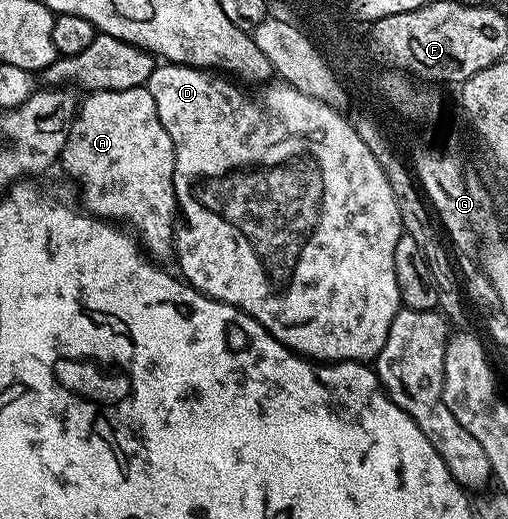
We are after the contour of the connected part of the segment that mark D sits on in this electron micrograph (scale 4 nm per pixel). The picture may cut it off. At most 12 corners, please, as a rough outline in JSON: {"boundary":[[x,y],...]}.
{"boundary":[[156,64],[182,280],[312,362],[401,308],[389,180],[292,85]]}

